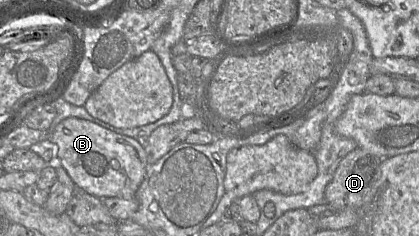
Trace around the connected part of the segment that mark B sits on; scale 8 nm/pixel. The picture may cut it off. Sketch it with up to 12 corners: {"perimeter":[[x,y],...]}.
{"perimeter":[[68,117],[55,161],[98,198],[131,199],[148,161],[135,139]]}

